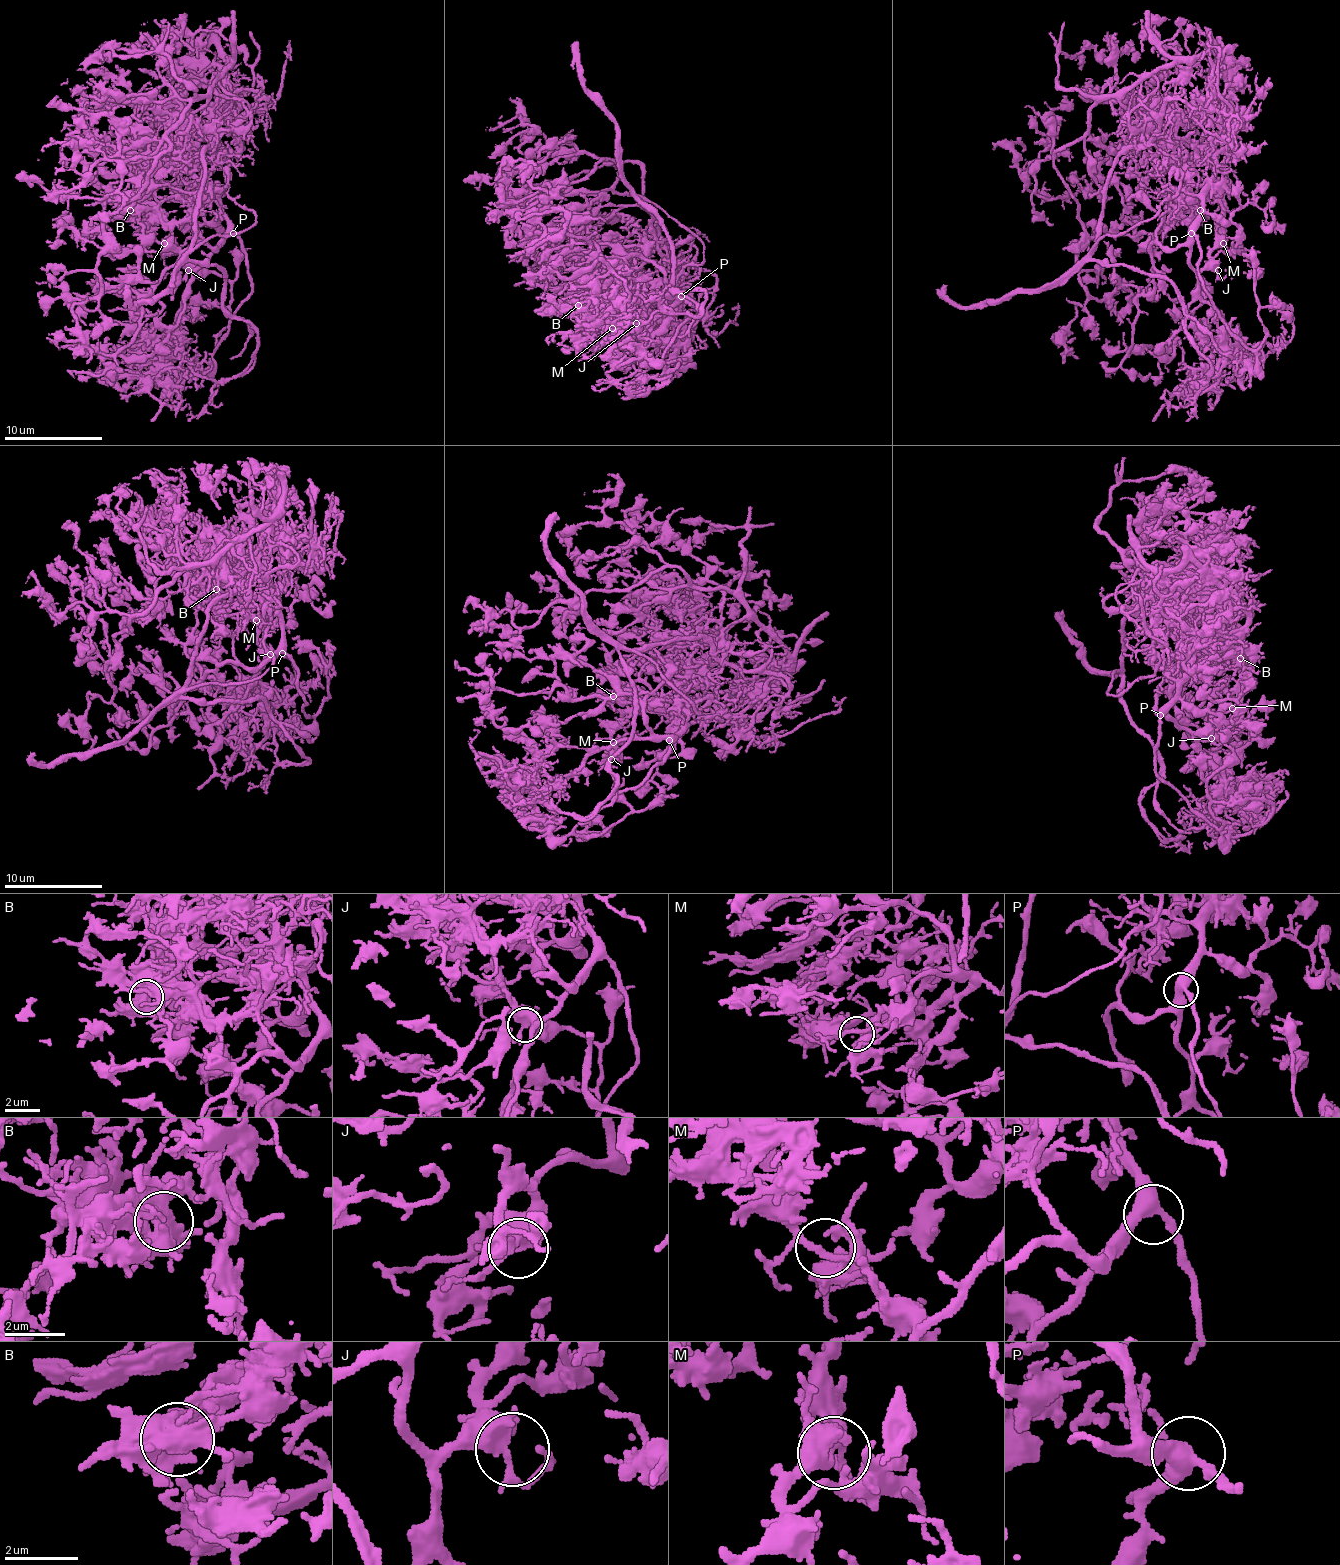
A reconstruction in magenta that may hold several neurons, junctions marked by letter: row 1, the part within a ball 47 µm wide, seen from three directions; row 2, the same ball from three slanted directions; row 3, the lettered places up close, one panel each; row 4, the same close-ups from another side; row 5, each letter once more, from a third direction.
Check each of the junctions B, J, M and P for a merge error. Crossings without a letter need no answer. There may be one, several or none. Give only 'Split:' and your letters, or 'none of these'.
Split: B

